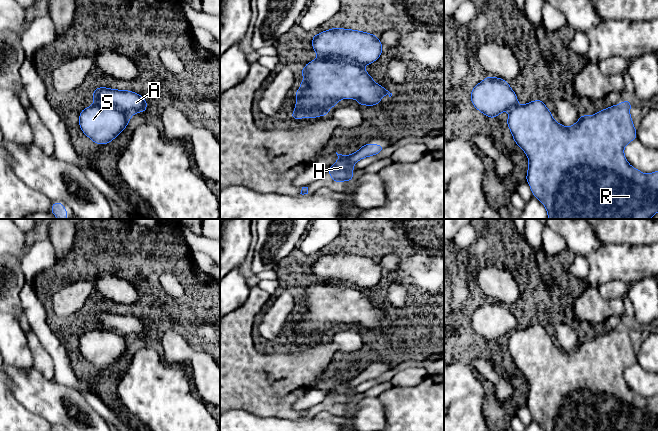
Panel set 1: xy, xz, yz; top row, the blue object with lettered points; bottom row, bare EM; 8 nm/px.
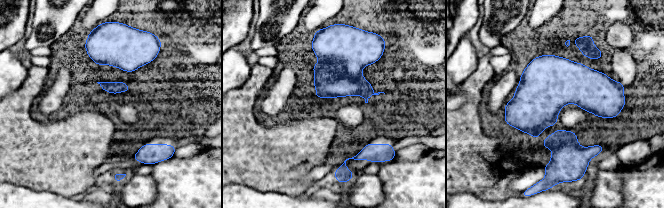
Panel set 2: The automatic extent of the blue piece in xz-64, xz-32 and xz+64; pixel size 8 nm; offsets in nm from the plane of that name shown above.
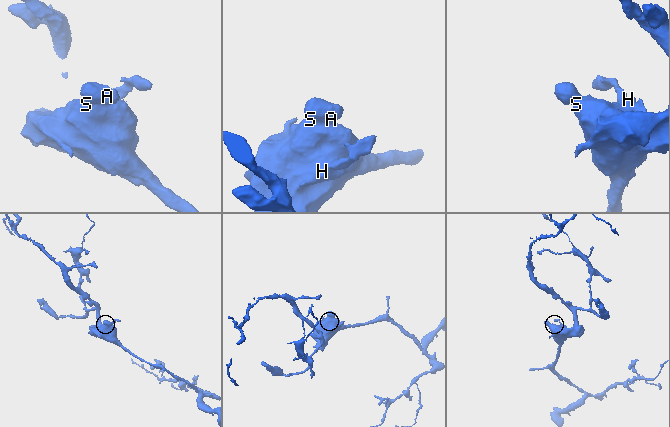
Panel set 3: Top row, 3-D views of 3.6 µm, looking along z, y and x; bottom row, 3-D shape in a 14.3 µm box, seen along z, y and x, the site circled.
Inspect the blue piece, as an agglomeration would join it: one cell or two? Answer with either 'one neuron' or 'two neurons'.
one neuron

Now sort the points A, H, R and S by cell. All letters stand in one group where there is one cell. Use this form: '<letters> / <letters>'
A H R S

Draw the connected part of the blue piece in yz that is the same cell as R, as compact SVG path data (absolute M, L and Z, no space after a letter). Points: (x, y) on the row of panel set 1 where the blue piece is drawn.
M488 76L478 83L471 90L470 99L473 106L489 118L496 118L501 112L507 110L509 111L509 116L506 123L511 131L515 143L525 152L529 160L526 181L531 188L533 196L545 206L548 219L650 219L652 216L658 213L658 171L650 174L644 174L638 169L632 167L624 155L623 150L625 146L629 142L637 139L636 128L634 127L630 116L630 108L632 104L629 100L625 100L619 105L612 105L609 108L605 108L592 116L585 116L584 114L581 114L579 120L574 125L565 127L553 119L551 112L540 99L531 101L525 105L519 105L517 96L509 86L508 81L498 77Z

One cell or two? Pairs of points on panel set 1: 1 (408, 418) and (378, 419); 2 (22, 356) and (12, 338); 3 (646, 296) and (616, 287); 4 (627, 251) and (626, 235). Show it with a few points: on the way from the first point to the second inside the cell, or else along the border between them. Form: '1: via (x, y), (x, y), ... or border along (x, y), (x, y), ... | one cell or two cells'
1: border along (378, 397), (384, 407), (386, 420) | two cells
2: via (18, 352), (12, 342) | one cell
3: border along (628, 289), (625, 295) | two cells
4: border along (604, 243), (647, 245) | two cells

